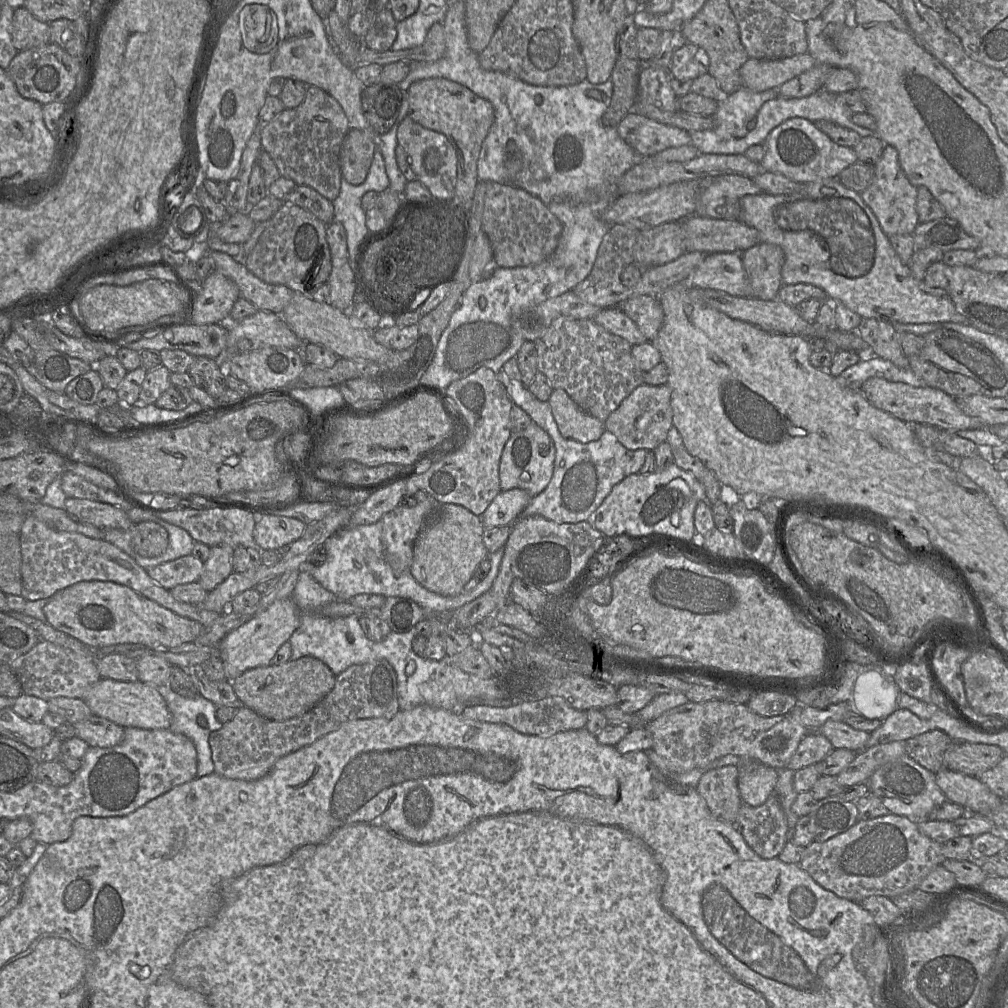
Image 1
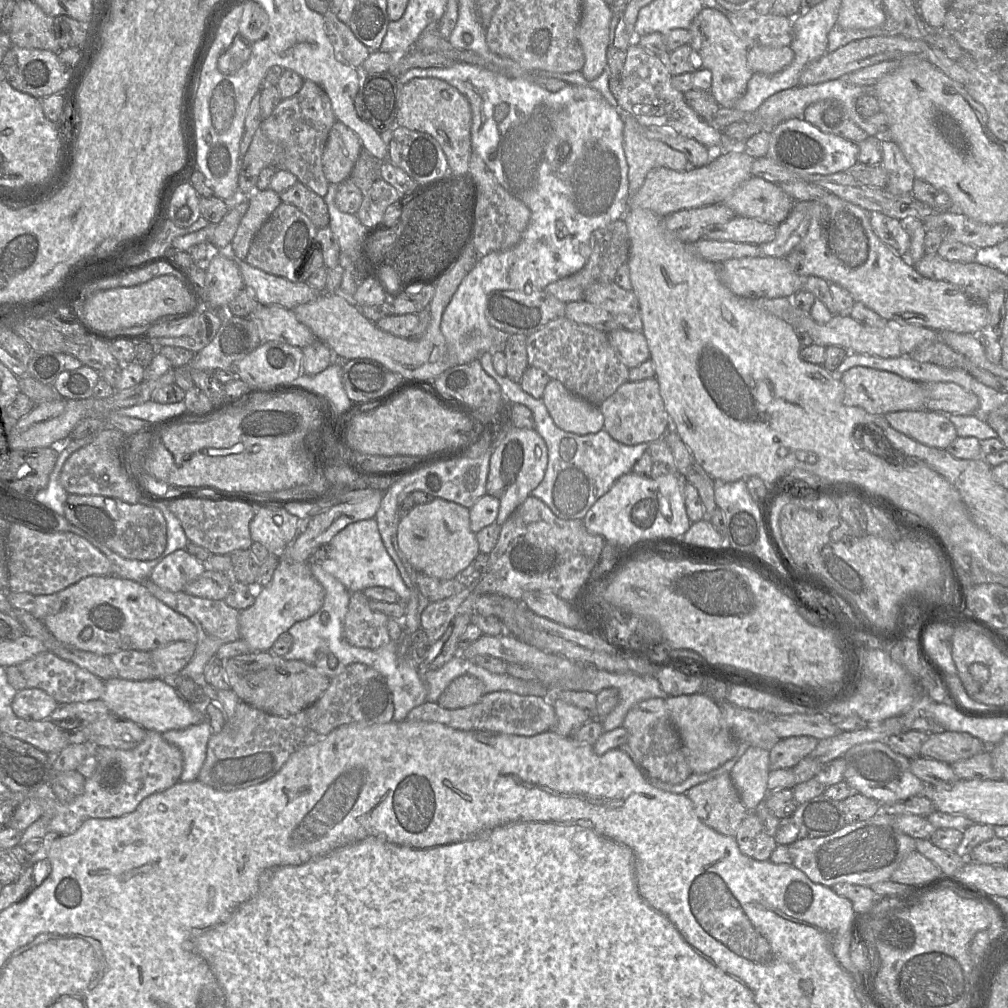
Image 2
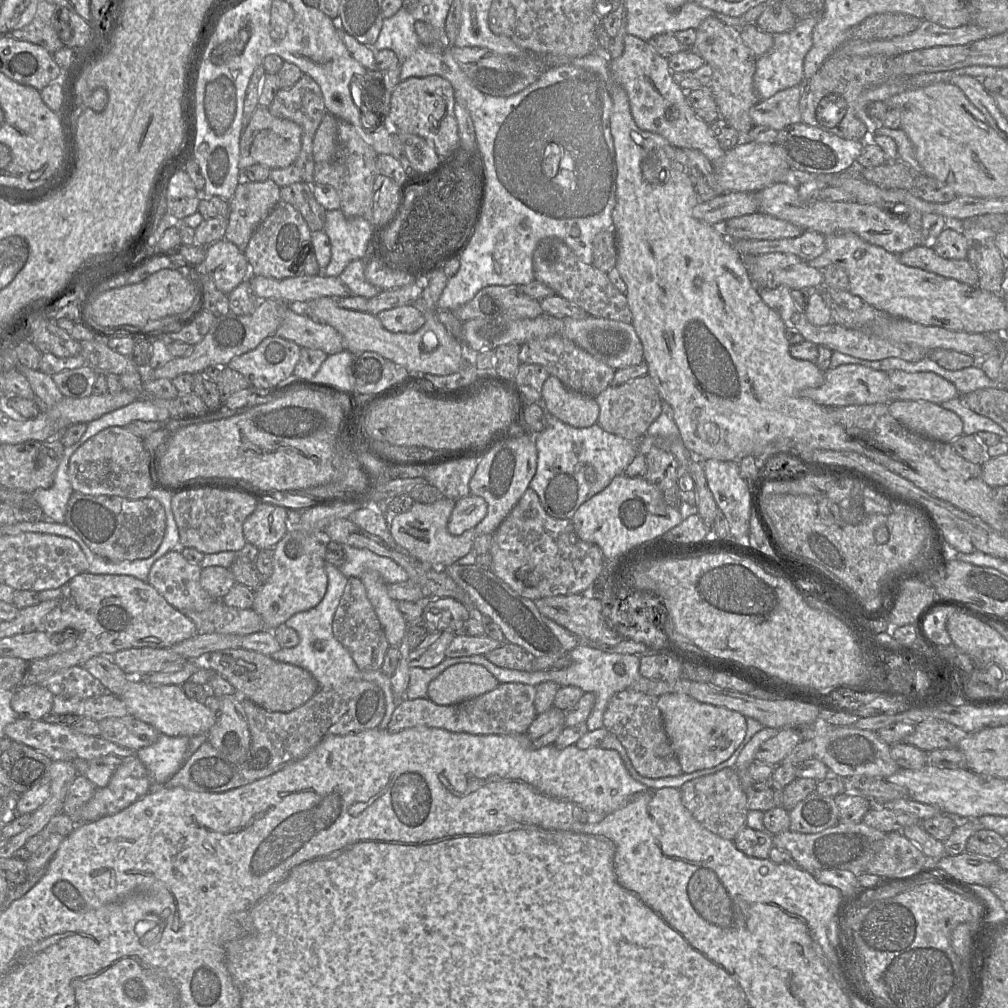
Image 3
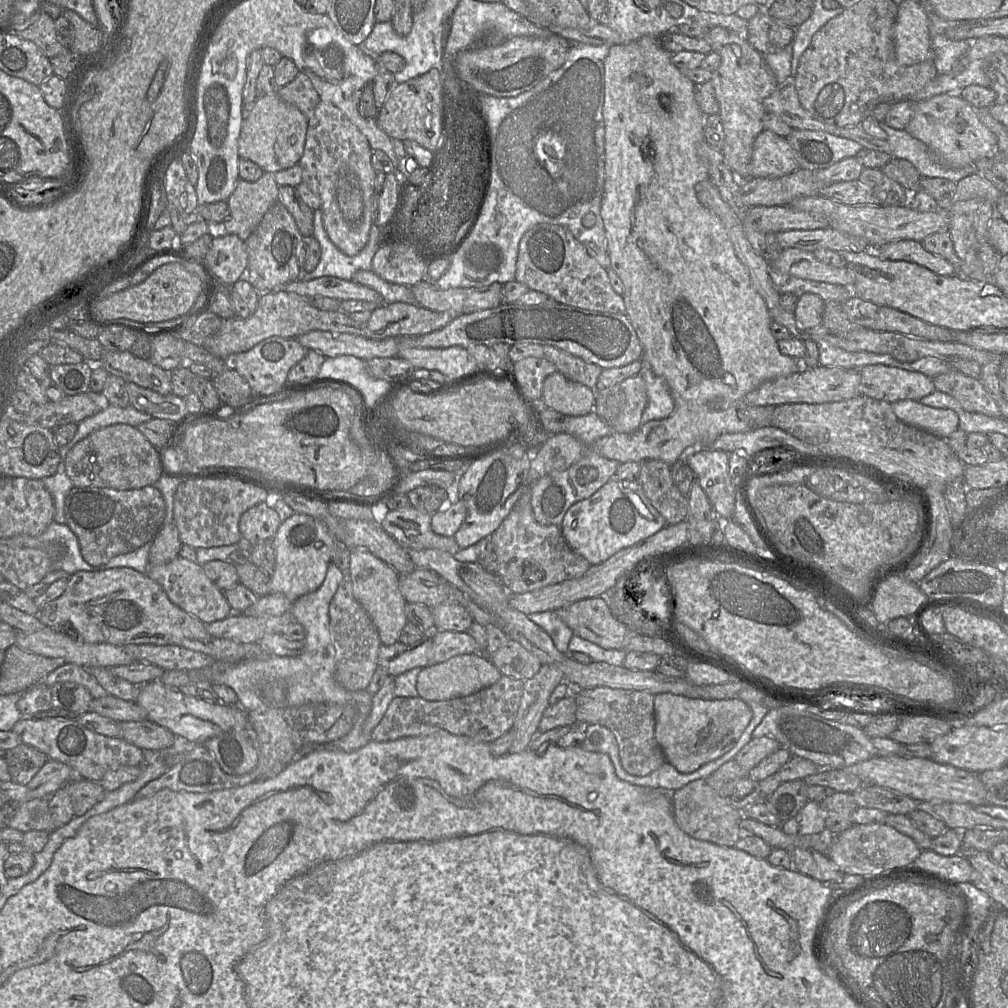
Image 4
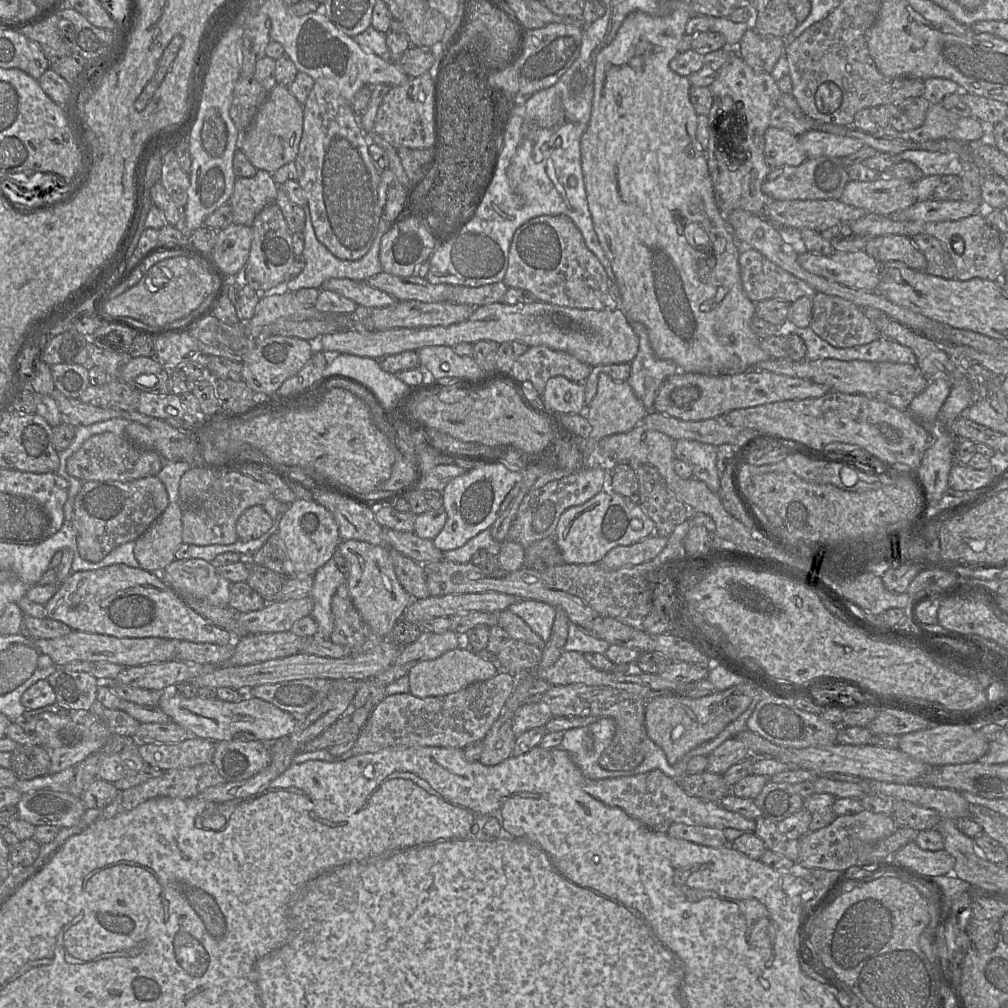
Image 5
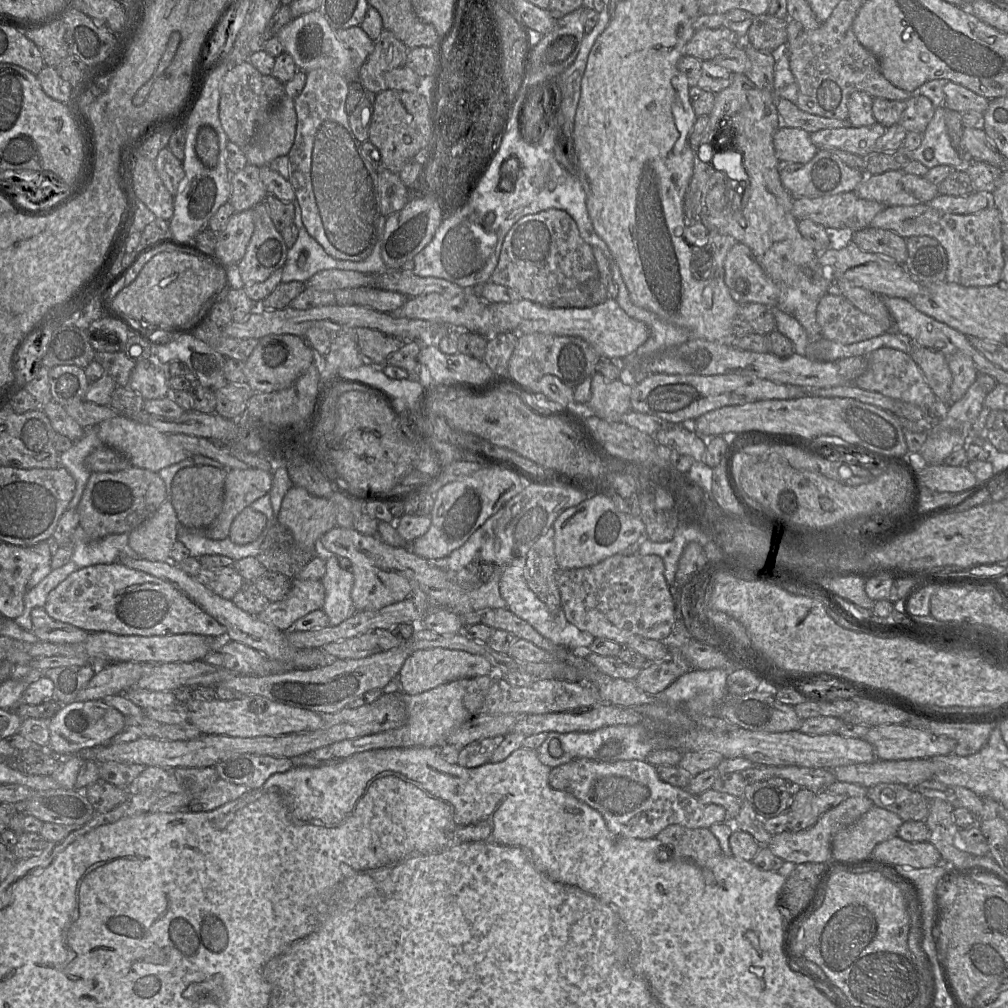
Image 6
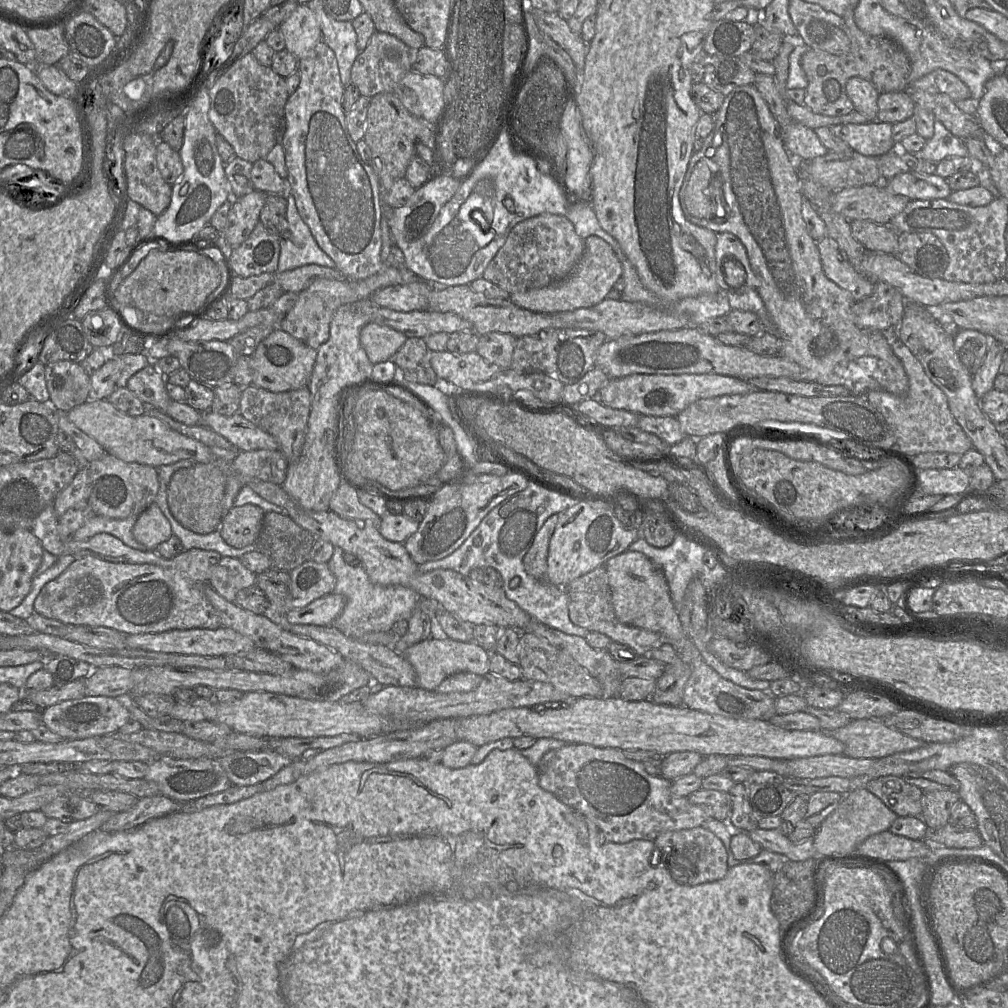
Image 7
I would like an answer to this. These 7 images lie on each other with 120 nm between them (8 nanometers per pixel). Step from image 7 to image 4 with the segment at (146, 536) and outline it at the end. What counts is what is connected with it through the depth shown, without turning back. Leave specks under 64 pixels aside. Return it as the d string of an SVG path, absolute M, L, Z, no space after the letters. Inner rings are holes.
M174 522L164 524L151 542L149 566L165 564L175 559L183 545Z

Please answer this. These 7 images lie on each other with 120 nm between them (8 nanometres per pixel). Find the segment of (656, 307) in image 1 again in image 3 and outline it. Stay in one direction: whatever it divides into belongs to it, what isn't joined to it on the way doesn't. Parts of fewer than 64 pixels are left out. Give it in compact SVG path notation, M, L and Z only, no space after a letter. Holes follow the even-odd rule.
M545 238L533 253L534 279L551 288L555 294L575 304L588 315L632 322L632 313L625 293L618 291L603 272L592 264L584 263L562 240Z

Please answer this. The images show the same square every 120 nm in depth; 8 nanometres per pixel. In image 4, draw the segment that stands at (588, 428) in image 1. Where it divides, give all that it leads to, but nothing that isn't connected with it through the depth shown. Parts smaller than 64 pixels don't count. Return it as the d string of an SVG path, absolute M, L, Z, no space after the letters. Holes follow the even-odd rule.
M563 374L549 375L543 384L542 405L565 416L584 416L594 410L596 393Z

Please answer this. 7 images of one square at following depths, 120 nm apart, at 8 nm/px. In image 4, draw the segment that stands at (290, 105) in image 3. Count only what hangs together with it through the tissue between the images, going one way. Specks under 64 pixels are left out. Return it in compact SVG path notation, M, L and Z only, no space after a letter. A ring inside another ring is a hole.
M301 72L293 81L280 87L277 94L285 102L297 107L308 119L312 118L321 101L310 79Z

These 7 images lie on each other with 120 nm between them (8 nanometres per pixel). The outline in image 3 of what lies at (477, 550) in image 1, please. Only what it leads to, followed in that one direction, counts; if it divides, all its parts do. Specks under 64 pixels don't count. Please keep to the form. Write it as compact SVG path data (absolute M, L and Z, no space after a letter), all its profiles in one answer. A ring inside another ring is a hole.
M448 498L430 504L415 502L408 511L397 514L392 519L389 525L390 534L412 558L435 567L445 568L467 555L473 549L475 539L473 529L459 536L454 536L448 531L447 525L454 506L455 501Z

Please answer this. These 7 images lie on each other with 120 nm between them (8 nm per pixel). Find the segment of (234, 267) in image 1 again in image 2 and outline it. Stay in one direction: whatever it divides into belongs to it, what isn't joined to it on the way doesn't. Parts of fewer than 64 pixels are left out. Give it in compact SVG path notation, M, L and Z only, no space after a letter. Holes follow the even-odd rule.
M234 258L244 281L244 287L251 291L260 306L276 305L293 310L320 297L320 292L307 282L290 280L266 273L248 264L245 260Z

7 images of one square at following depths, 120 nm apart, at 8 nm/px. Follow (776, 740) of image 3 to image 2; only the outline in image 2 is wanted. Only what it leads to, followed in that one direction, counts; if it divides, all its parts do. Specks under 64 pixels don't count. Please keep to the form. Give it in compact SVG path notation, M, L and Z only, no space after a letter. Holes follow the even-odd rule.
M792 736L780 739L769 751L770 771L792 768L808 757L819 740L812 736Z

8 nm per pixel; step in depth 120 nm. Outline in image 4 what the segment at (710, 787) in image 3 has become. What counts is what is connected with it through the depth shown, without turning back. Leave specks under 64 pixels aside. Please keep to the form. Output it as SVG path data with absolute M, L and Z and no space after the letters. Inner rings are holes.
M706 779L689 782L684 787L671 792L671 800L675 821L689 836L727 847L734 847L739 840L741 821L744 817L742 811L721 798Z

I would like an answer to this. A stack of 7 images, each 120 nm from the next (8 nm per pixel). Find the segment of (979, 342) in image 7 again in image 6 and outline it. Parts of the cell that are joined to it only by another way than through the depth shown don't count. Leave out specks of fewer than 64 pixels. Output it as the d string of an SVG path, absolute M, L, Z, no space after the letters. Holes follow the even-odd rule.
M963 353L948 356L948 366L952 373L950 403L959 401L976 381L978 372L971 357Z

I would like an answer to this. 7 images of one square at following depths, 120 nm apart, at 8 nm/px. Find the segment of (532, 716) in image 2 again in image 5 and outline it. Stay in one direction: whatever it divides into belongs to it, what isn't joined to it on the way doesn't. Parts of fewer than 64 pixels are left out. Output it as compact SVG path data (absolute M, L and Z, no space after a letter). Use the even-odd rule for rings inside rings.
M499 670L494 677L486 681L474 683L456 693L445 696L420 698L411 693L386 695L385 698L373 708L369 719L362 728L358 739L350 750L352 757L399 746L432 746L463 749L470 743L479 740L482 741L493 724L500 717L517 682L518 677Z

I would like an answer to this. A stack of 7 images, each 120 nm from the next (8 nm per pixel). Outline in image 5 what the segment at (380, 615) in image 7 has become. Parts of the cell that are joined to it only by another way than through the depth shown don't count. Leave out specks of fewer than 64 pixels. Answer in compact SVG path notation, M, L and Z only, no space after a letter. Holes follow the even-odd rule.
M333 557L314 574L314 583L310 591L314 606L311 616L318 625L314 636L329 639L333 630L331 600L337 588L346 582L346 575L337 567Z

